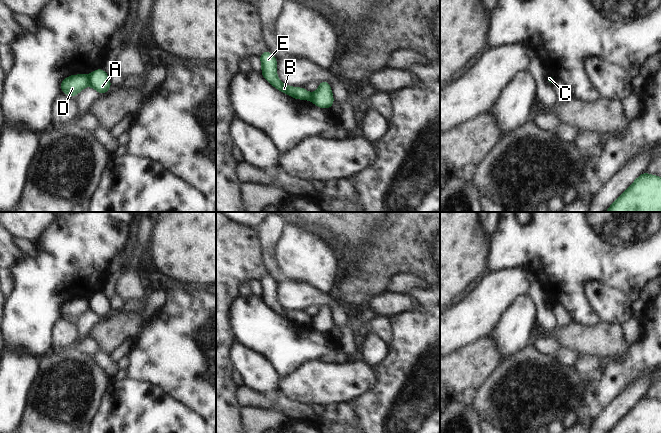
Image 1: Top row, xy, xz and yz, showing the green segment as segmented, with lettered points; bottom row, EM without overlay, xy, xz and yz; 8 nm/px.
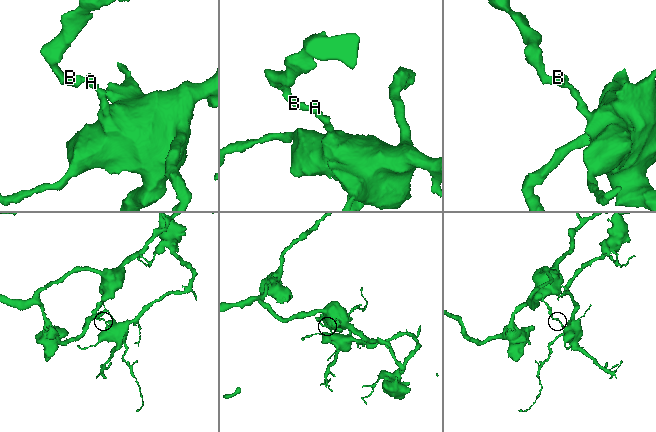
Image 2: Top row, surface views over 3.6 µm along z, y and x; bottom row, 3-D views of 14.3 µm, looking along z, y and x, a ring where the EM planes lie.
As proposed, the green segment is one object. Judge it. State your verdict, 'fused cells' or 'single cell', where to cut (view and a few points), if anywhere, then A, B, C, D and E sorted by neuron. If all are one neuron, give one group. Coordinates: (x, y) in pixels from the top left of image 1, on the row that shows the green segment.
fused cells; cut in xy along (87, 75), (88, 84); A C / B D E

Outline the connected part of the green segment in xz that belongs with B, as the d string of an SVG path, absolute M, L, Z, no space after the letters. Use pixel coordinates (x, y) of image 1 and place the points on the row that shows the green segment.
M267 50L264 51L259 58L263 67L260 73L277 90L292 96L294 99L312 100L312 94L306 91L304 87L295 88L287 86L278 79L276 73L277 58L275 58L270 52Z

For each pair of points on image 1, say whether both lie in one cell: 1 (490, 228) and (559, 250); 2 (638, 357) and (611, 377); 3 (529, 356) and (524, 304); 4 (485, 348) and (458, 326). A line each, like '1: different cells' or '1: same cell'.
1: different cells
2: same cell
3: different cells
4: different cells

